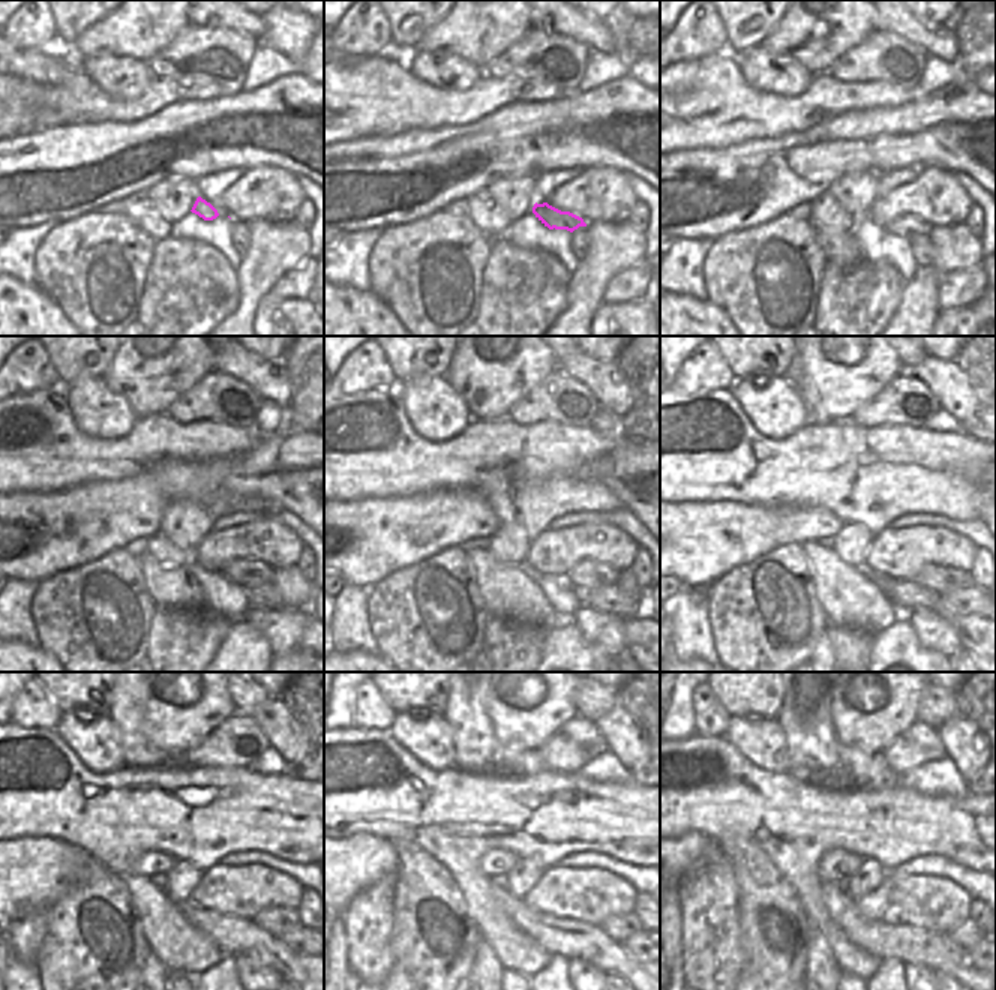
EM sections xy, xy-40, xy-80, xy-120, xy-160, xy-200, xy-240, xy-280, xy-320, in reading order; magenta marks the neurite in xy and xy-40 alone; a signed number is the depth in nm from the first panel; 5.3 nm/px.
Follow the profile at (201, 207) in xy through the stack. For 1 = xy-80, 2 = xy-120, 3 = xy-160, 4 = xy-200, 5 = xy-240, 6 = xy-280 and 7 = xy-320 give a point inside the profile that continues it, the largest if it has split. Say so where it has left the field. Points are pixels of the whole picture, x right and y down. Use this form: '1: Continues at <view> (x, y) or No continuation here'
1: Continues at xy-80 (906, 225)
2: Continues at xy-120 (242, 572)
3: Continues at xy-160 (588, 573)
4: Continues at xy-200 (935, 578)
5: Continues at xy-240 (278, 921)
6: Continues at xy-280 (621, 927)
7: Continues at xy-320 (965, 935)

